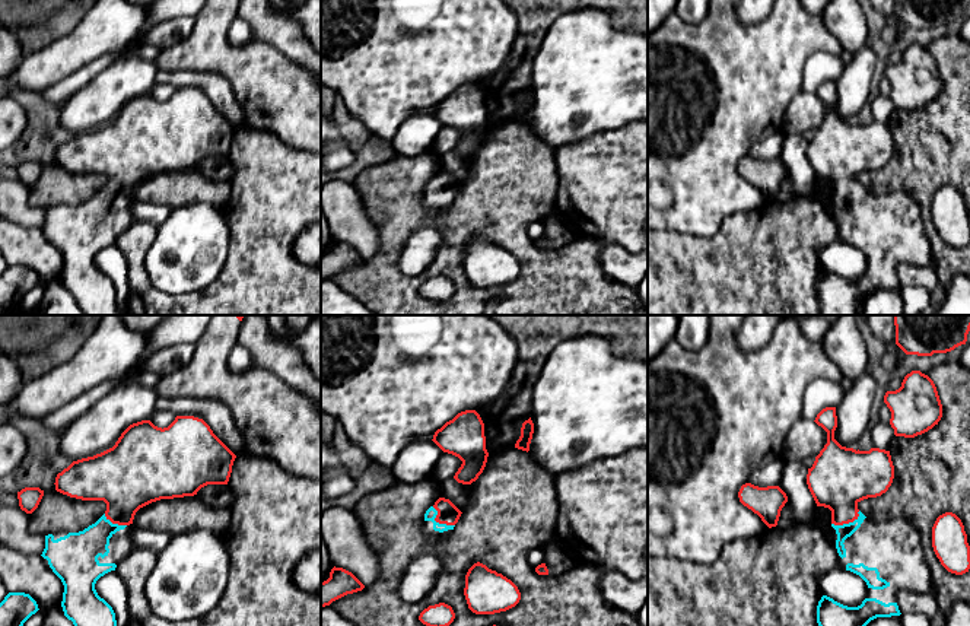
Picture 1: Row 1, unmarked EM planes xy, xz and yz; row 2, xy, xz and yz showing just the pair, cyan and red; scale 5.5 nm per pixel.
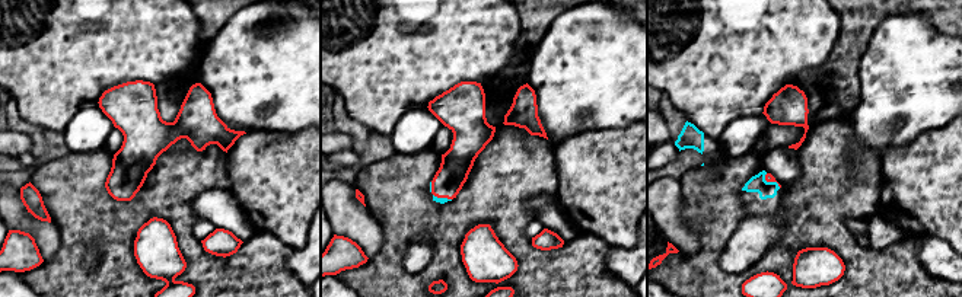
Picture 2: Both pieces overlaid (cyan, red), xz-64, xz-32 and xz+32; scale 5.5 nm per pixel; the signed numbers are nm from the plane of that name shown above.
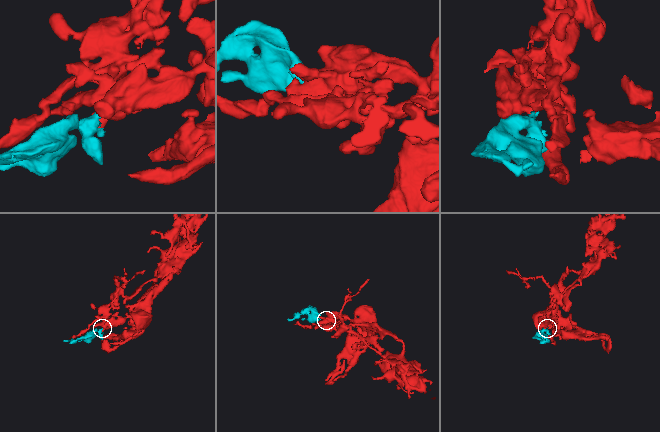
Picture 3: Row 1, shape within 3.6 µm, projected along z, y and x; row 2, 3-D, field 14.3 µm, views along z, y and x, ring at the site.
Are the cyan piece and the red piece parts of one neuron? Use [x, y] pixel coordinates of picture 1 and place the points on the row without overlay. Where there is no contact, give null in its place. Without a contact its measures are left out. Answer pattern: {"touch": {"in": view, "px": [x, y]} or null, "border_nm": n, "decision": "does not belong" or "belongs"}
{"touch": {"in": "xz", "px": [438, 196]}, "border_nm": 170, "decision": "belongs"}

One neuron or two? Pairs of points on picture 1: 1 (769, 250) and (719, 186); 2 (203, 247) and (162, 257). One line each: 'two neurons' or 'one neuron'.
1: two neurons
2: one neuron

